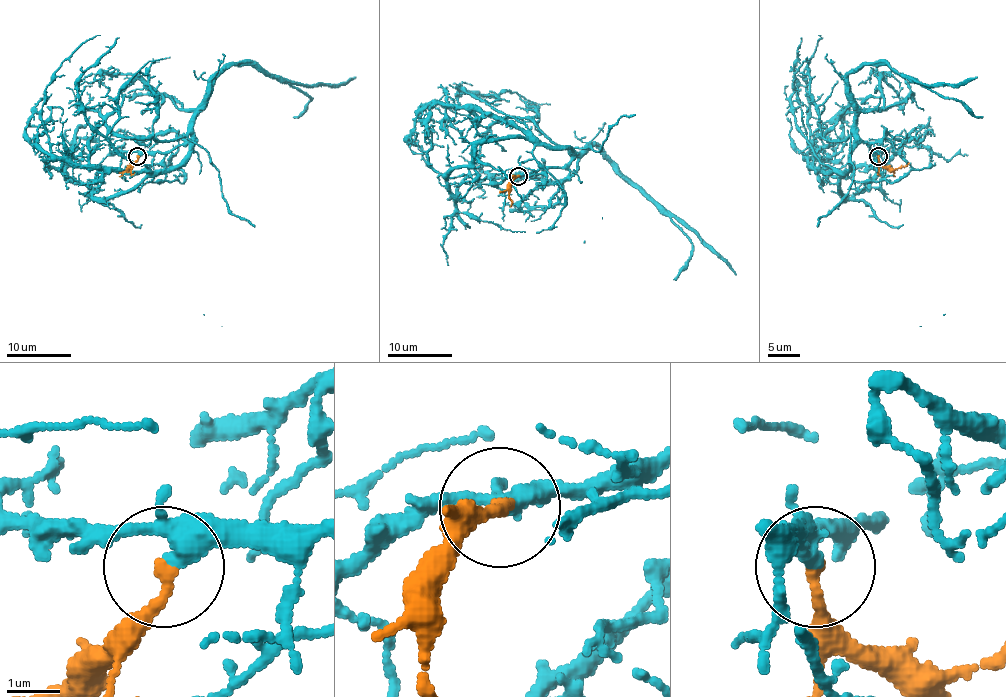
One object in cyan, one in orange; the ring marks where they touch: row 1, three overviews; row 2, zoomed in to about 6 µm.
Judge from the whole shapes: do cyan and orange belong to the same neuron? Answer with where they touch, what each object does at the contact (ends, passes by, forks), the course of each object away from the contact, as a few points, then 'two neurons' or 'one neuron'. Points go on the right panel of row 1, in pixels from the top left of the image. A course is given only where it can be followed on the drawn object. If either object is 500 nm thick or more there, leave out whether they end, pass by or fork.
place (878, 156); cyan forks; orange ends; course cyan (879, 156), (861, 142), (850, 153), (840, 190), (845, 197), (869, 206), (888, 225), (899, 227), (920, 326); course orange (879, 156), (885, 166), (891, 168), (909, 163); one neuron

